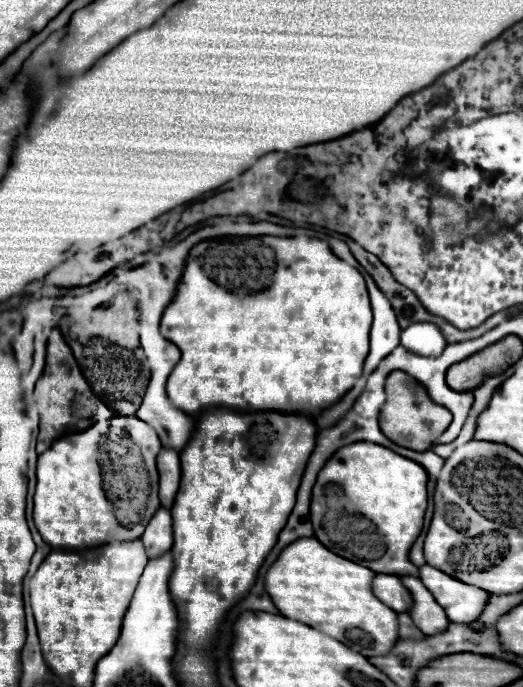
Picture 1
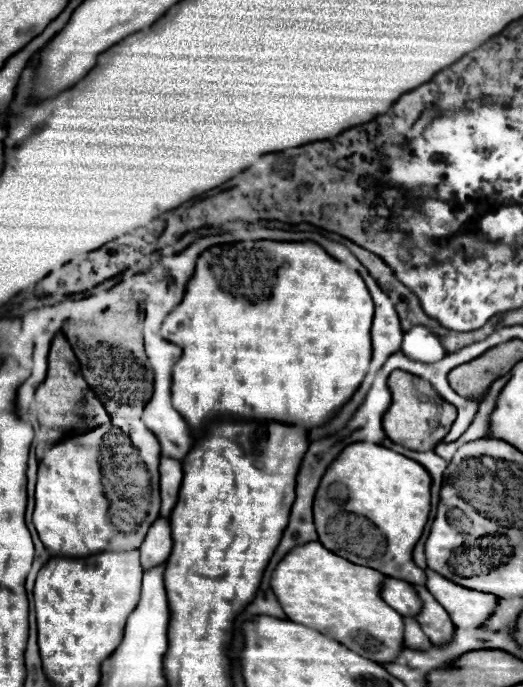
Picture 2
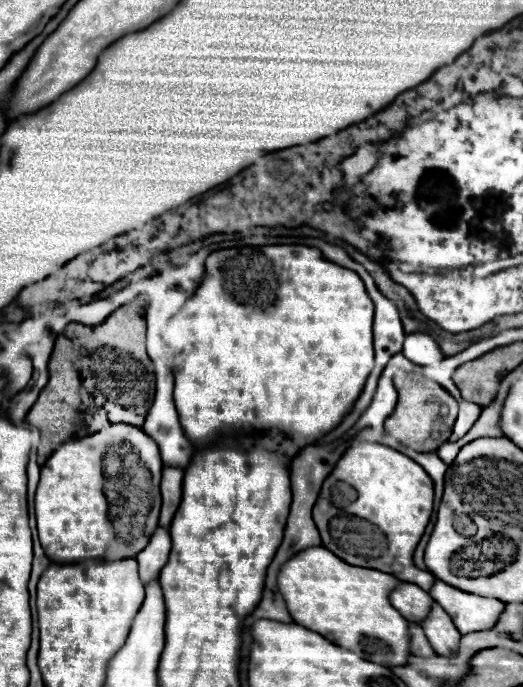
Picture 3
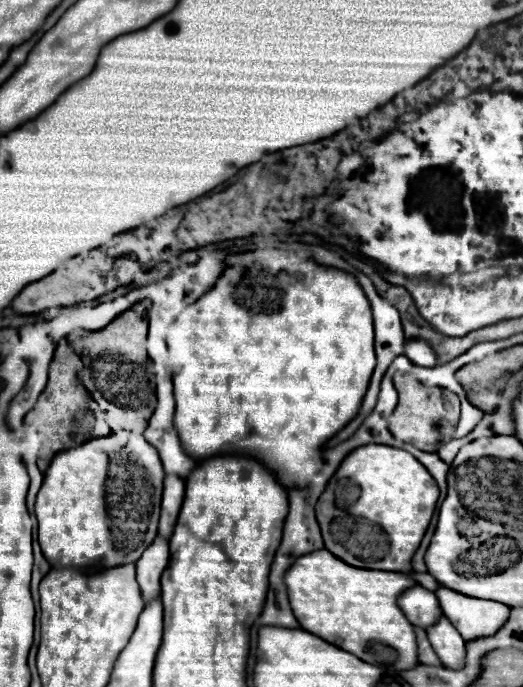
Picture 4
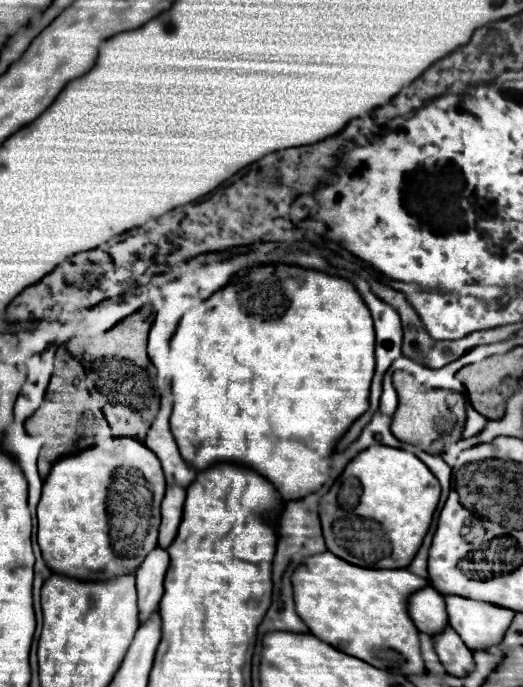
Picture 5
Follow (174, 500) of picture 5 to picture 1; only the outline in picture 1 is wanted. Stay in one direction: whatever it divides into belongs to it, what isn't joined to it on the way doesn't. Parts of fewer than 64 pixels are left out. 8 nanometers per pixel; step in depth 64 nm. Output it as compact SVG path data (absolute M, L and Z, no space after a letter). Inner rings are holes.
M162 448L158 454L158 474L160 474L160 502L172 508L178 482L180 482L180 454L172 448Z

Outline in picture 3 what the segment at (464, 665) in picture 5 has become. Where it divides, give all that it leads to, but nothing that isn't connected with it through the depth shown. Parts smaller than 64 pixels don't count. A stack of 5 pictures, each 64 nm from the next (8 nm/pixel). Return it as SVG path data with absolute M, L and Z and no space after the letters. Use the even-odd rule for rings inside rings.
M432 602L432 608L420 626L438 654L452 654L452 650L456 650L460 642L460 632L438 602Z

